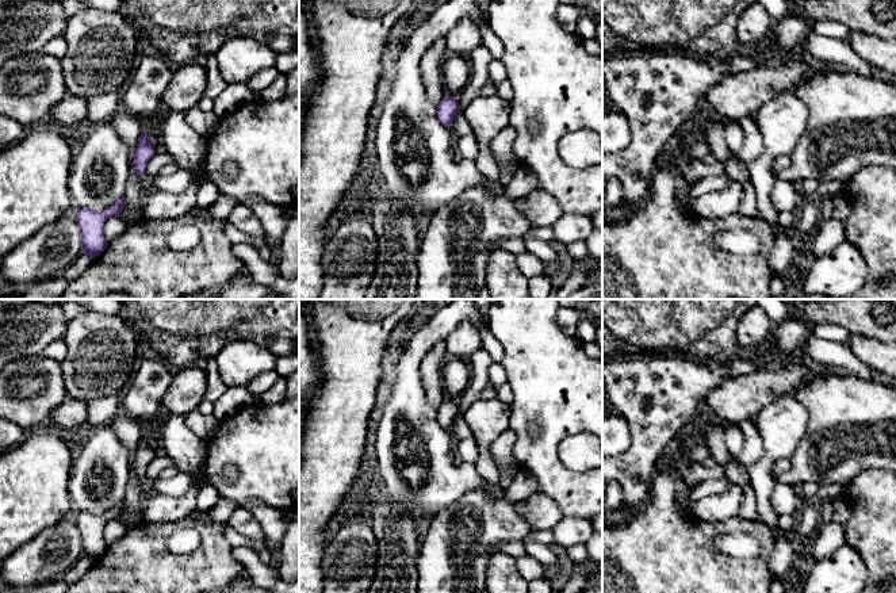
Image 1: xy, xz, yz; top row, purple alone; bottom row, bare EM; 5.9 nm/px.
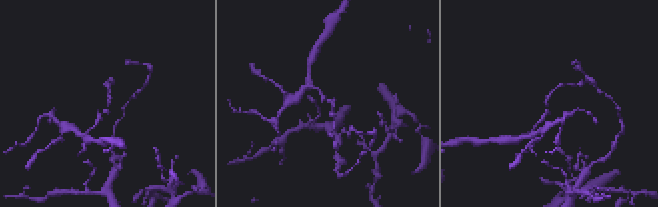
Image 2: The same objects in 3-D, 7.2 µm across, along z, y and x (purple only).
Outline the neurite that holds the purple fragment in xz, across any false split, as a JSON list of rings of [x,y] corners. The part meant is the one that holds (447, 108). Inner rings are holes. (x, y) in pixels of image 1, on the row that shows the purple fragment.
[[[447,95],[437,106],[437,119],[447,127],[452,126],[455,115],[462,110],[455,96]]]

